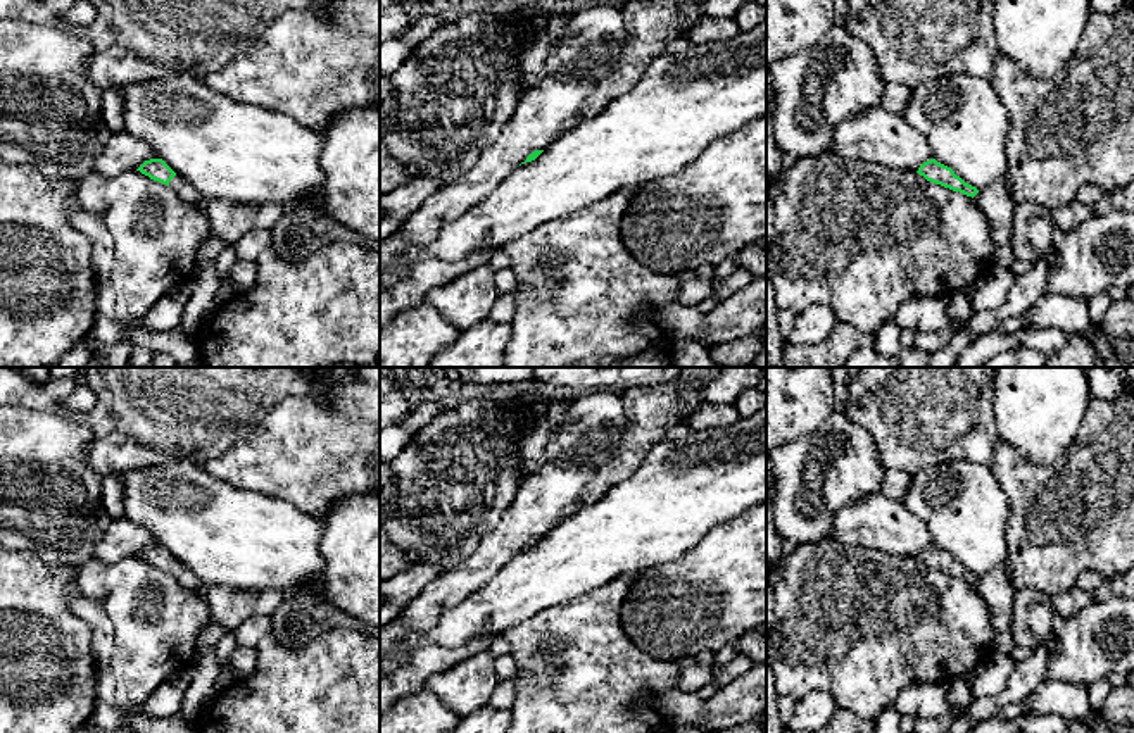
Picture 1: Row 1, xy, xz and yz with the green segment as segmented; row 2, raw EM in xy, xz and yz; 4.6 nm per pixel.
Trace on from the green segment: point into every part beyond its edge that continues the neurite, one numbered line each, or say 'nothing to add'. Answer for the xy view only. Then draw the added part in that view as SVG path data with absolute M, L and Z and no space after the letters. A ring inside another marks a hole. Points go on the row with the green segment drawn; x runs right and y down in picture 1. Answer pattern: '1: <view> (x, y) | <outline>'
1: xy (185, 190) | M178 174L169 181L169 186L176 191L176 195L190 204L198 204L204 197L200 191L188 181L181 179Z

